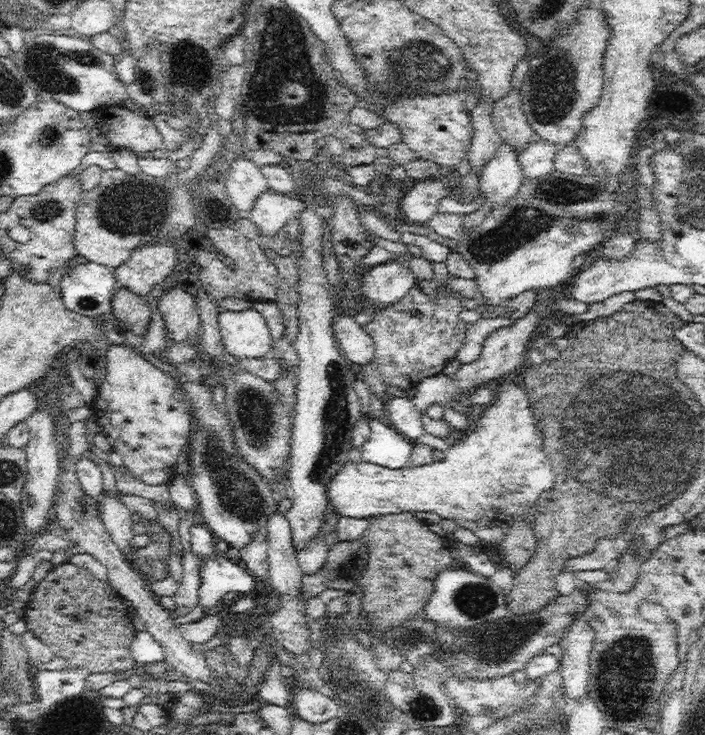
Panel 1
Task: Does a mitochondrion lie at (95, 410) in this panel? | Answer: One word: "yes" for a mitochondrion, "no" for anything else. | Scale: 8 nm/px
no

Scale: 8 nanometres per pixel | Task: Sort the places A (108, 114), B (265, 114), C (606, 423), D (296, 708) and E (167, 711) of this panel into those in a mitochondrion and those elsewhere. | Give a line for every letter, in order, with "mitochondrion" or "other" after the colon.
A: other
B: other
C: mitochondrion
D: other
E: other

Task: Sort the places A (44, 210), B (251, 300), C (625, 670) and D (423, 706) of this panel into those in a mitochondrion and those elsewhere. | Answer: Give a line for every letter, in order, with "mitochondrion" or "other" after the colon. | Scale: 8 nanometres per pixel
A: mitochondrion
B: other
C: mitochondrion
D: mitochondrion

